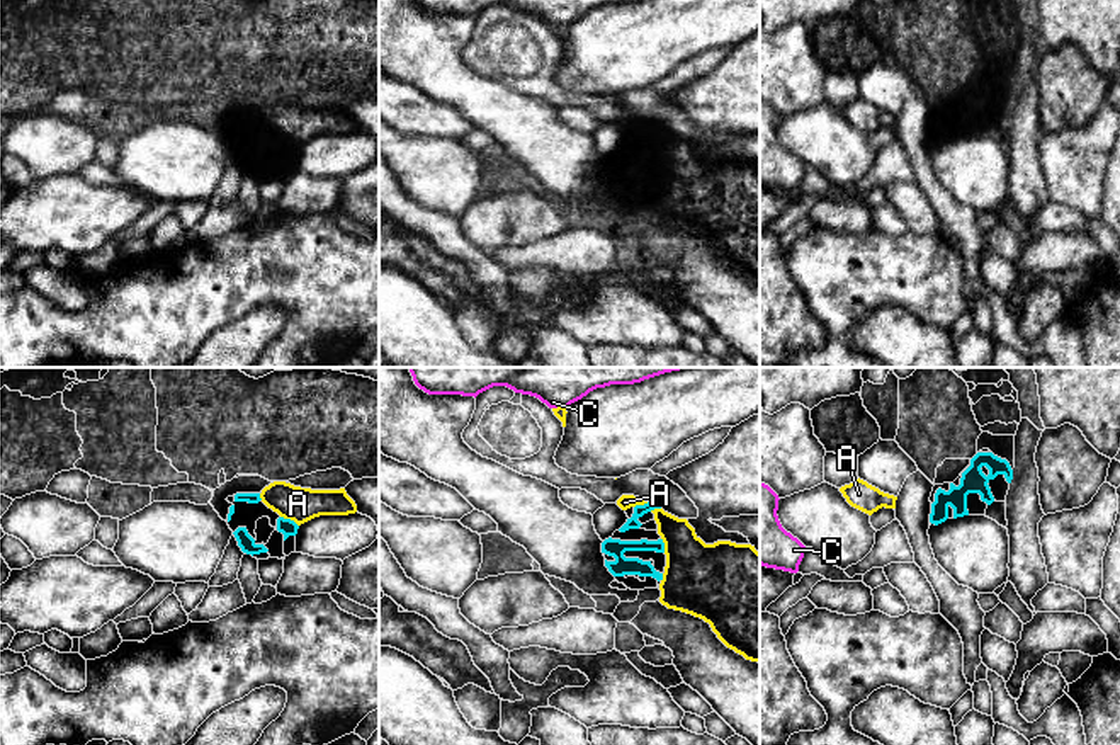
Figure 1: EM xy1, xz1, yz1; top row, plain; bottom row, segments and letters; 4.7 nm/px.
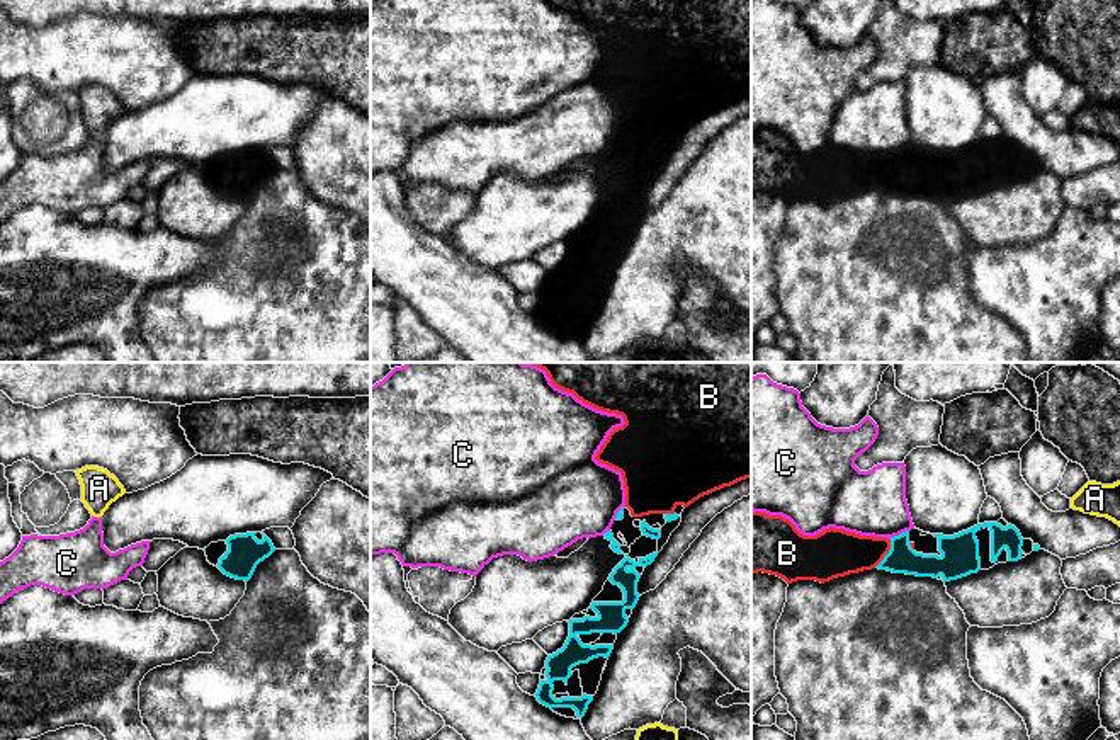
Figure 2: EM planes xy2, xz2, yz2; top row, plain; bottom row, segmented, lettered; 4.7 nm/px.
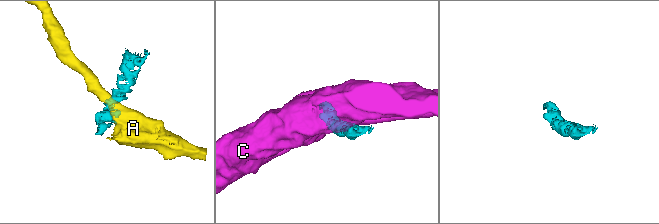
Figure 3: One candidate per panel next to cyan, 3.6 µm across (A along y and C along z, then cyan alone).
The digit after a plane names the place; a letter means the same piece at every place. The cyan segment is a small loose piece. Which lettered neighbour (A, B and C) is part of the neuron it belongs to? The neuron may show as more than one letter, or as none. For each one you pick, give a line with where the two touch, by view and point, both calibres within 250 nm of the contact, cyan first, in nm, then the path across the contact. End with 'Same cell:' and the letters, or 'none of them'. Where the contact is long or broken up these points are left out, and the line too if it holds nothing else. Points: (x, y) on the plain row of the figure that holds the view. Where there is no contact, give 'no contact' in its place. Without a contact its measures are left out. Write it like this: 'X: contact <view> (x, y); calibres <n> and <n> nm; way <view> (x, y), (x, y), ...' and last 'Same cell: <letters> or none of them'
B: contact yz2 (888, 172); calibres 140 and 220 nm
Same cell: B

